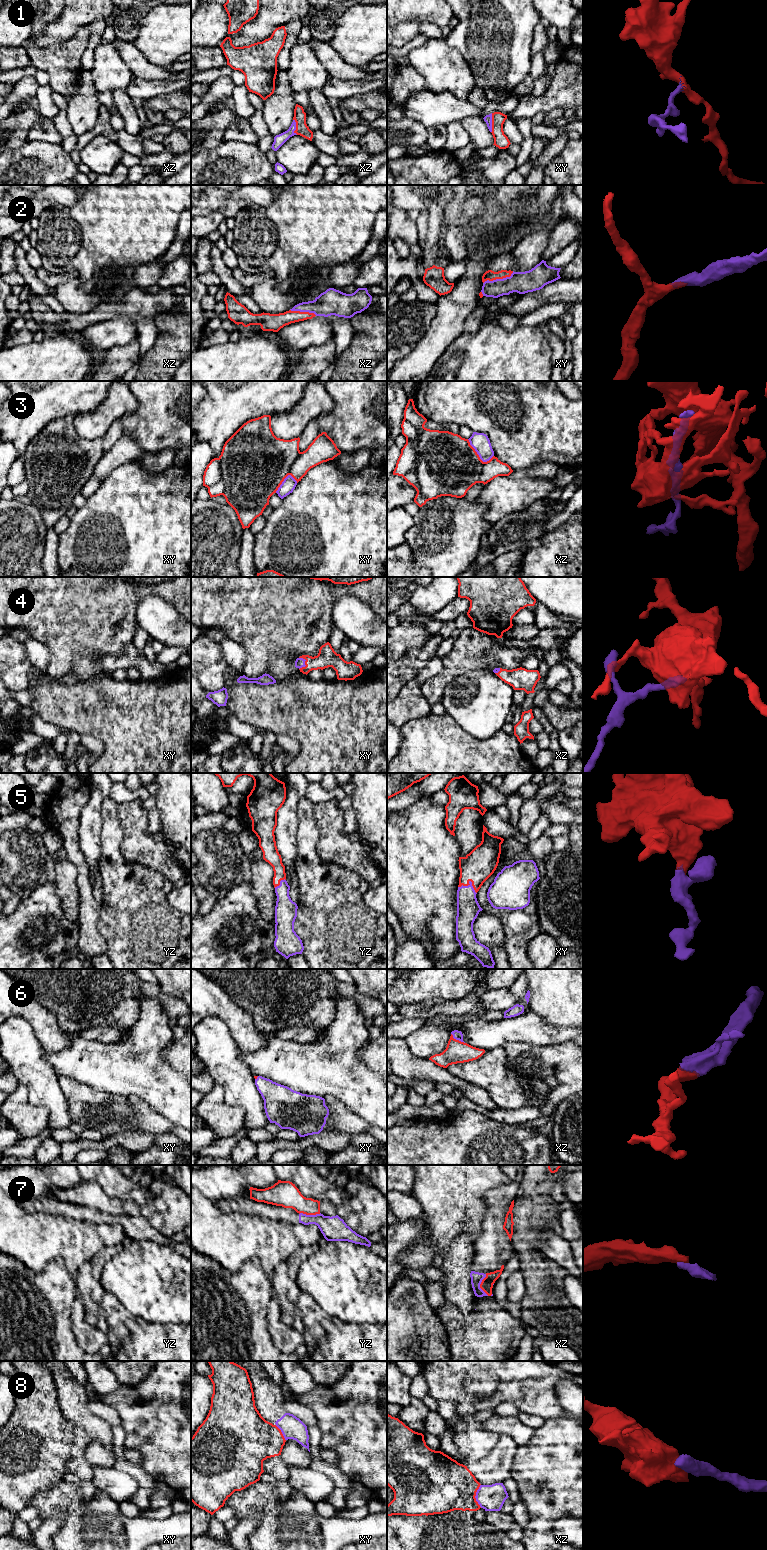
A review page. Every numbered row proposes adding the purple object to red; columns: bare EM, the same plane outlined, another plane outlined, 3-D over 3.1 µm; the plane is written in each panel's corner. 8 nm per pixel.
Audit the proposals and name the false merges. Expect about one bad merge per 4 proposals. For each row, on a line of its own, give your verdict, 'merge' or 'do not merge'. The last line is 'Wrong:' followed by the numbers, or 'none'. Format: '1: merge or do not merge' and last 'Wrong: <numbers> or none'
1: merge
2: merge
3: merge
4: merge
5: merge
6: merge
7: do not merge
8: do not merge
Wrong: 7, 8

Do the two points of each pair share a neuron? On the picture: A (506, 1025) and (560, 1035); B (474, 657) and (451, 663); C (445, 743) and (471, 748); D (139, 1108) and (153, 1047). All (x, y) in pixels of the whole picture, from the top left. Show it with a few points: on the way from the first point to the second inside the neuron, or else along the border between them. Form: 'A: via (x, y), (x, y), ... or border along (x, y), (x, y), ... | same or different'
A: via (519, 1028), (530, 1028), (539, 1033), (547, 1033) | same
B: via (468, 657), (462, 657), (457, 661) | same
C: via (451, 748), (465, 748) | same
D: border along (128, 1098), (140, 1097), (159, 1114) | different

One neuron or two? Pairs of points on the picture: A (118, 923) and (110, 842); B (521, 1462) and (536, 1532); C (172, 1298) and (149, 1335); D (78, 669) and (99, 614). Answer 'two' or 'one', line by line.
A: one
B: one
C: two
D: two

